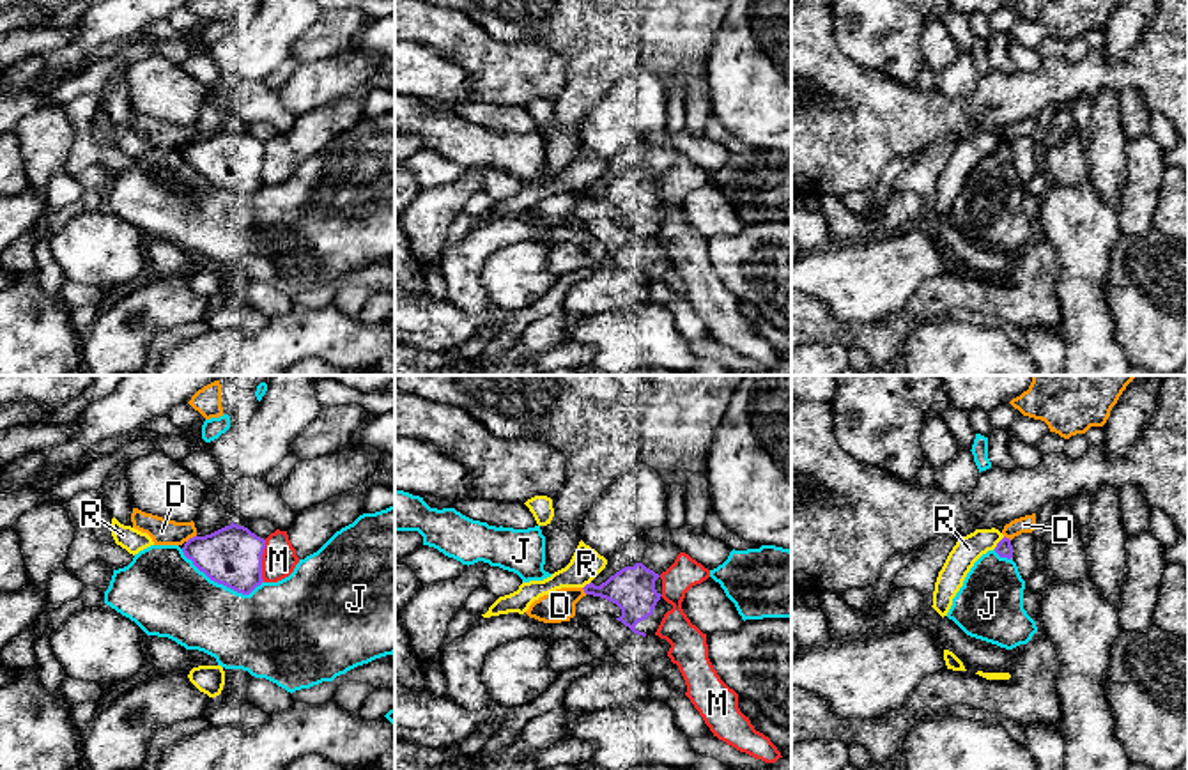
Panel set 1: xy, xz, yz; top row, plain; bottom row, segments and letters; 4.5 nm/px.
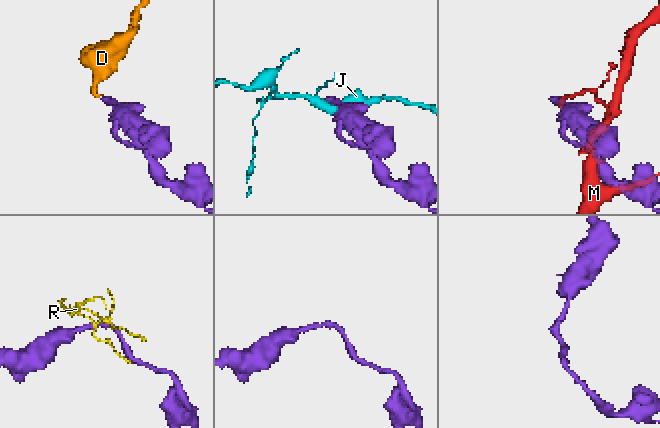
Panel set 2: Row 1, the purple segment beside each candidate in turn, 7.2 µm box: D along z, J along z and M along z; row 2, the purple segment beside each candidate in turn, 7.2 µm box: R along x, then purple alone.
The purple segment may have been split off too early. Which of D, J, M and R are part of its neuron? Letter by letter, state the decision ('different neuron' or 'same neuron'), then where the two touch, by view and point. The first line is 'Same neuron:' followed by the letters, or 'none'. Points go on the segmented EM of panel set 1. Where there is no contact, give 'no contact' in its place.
Same neuron: none
D: different neuron; contact xy (190, 538)
J: different neuron; contact xy (222, 583)
M: different neuron; contact xy (261, 562)
R: different neuron; contact yz (999, 542)

